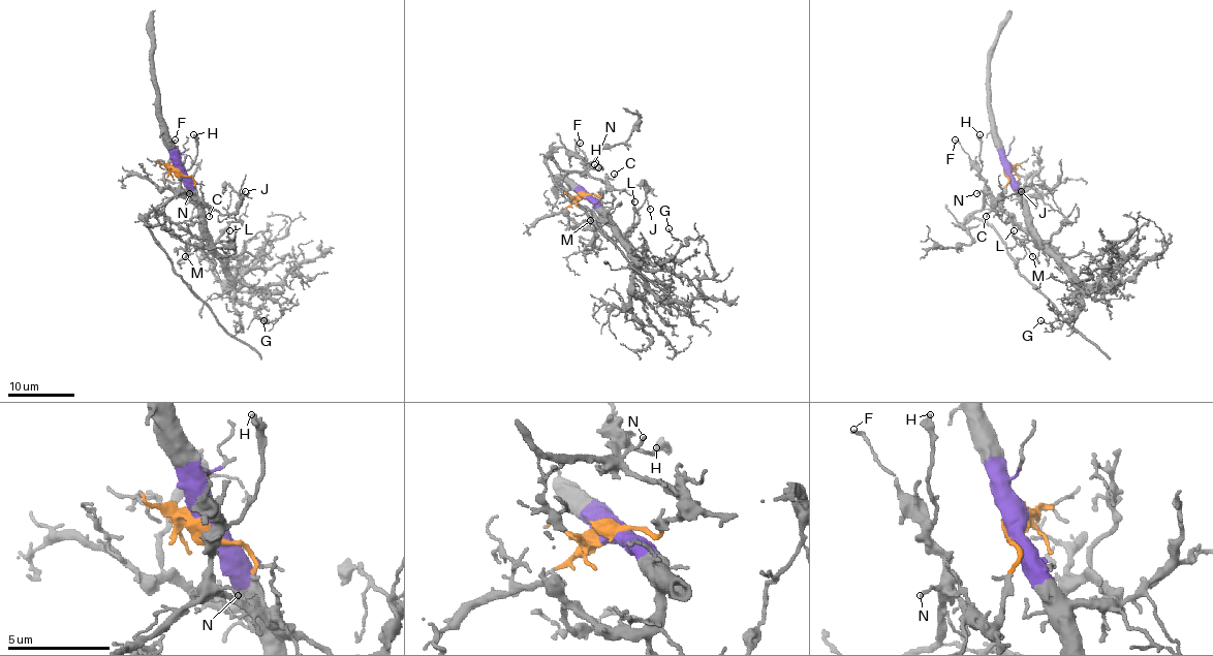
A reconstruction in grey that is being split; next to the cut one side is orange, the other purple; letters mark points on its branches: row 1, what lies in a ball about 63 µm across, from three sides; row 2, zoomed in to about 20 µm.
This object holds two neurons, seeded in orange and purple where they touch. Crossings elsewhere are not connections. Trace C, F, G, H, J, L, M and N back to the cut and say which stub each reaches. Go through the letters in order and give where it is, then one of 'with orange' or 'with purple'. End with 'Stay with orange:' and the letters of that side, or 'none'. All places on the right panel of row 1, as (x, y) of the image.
C: (986, 216) | with orange
F: (955, 139) | with orange
G: (1040, 320) | with purple
H: (980, 134) | with orange
J: (1021, 191) | with orange
L: (1014, 230) | with purple
M: (1032, 256) | with purple
N: (976, 193) | with orange
Stay with orange: C, F, H, J, N

